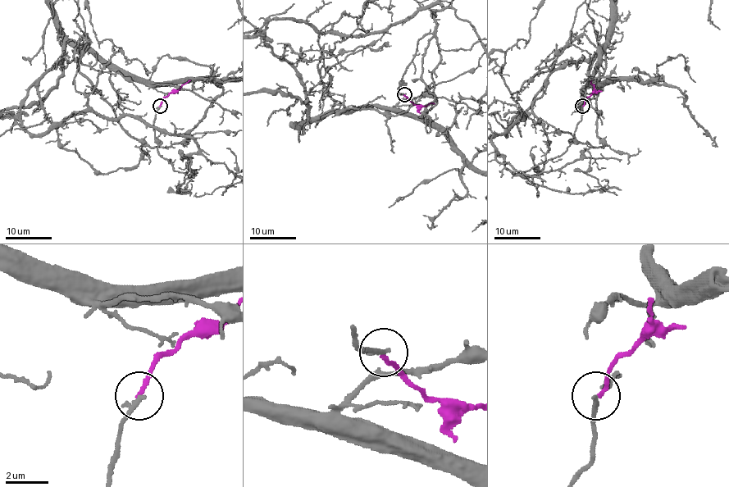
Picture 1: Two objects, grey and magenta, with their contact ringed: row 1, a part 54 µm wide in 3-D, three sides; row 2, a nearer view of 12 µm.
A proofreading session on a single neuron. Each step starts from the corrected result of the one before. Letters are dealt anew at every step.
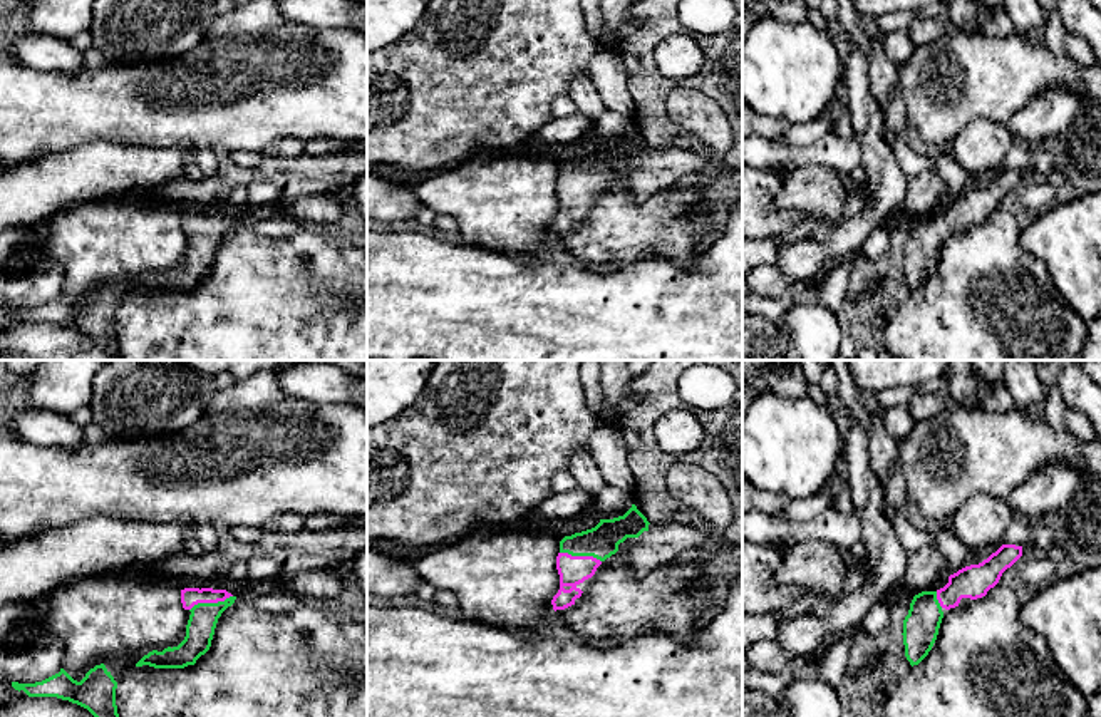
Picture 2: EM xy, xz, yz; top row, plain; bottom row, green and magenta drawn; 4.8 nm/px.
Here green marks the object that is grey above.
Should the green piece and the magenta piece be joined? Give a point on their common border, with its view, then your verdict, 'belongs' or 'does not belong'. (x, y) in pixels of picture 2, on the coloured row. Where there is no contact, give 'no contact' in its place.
xy (210, 603) | belongs

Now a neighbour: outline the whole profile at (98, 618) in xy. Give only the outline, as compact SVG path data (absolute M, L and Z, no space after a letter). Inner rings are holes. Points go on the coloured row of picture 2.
M89 576L50 595L42 622L64 645L62 668L77 682L96 665L186 637L181 588L163 578Z

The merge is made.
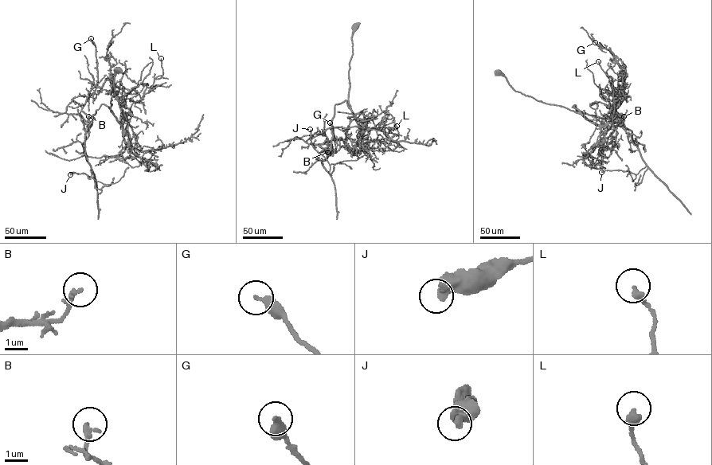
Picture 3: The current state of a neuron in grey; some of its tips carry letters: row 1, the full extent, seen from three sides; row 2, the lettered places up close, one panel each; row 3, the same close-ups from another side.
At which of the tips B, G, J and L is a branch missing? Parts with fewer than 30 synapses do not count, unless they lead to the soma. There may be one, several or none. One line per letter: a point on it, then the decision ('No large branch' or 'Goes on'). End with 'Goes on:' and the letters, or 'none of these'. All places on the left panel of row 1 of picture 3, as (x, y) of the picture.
B: Place: (88, 116). No large branch
G: Place: (91, 38). No large branch
J: Place: (70, 174). No large branch
L: Place: (161, 58). No large branch
Goes on: none of these

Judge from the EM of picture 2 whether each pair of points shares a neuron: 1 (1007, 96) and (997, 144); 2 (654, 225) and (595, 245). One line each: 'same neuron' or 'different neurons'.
1: different neurons
2: same neuron

